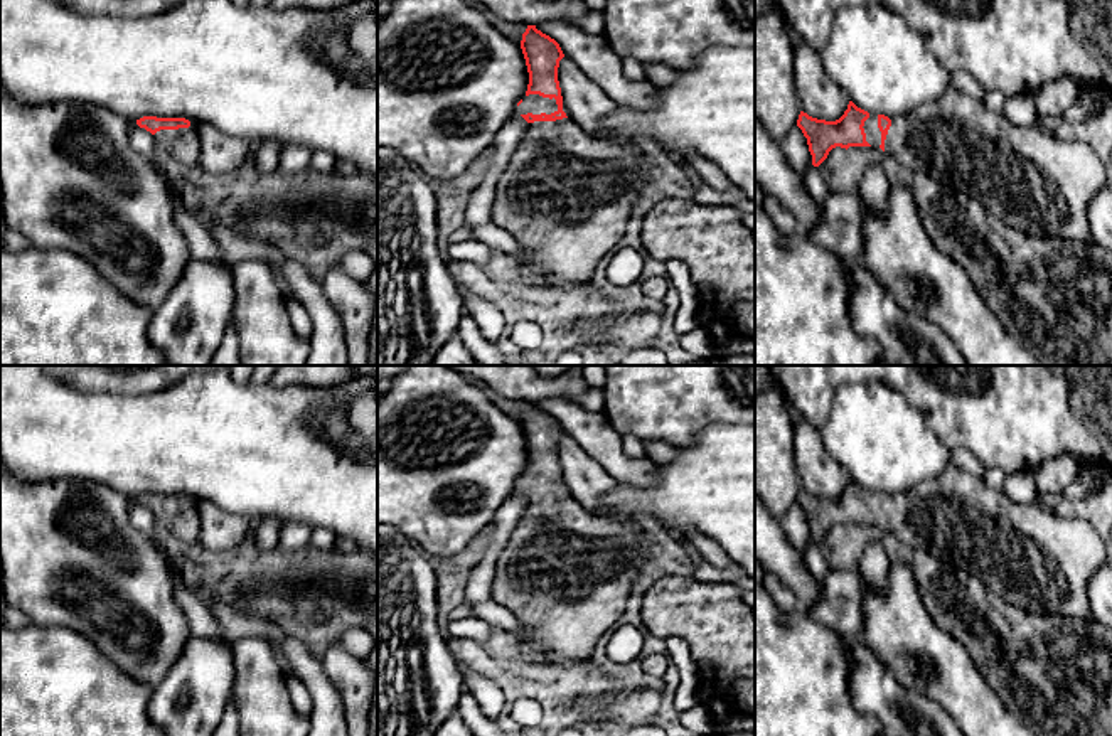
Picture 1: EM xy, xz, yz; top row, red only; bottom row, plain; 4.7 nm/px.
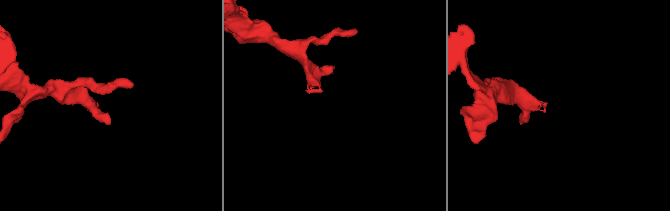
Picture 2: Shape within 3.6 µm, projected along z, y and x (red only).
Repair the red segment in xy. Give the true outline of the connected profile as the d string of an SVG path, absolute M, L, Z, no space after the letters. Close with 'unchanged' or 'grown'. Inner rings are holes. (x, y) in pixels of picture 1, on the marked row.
M143 116L136 120L140 128L150 131L157 147L167 152L184 167L199 167L200 141L197 123L185 118Z; grown

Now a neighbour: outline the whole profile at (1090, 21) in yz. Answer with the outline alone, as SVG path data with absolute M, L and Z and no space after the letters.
M1067 0L1070 27L1077 40L1102 71L1112 91L1112 0Z

